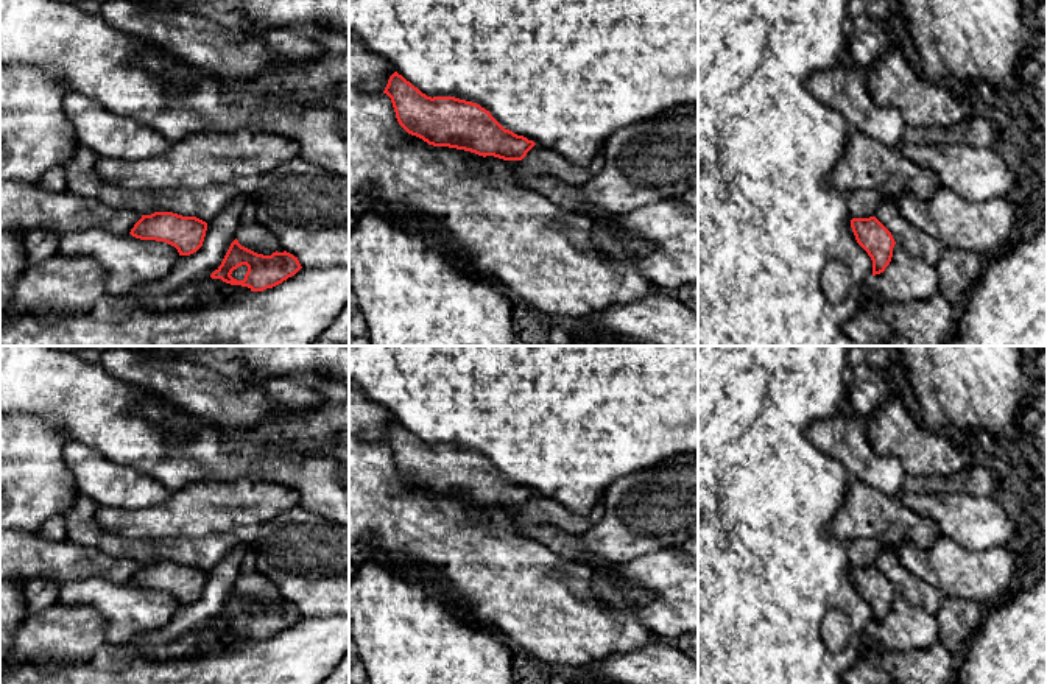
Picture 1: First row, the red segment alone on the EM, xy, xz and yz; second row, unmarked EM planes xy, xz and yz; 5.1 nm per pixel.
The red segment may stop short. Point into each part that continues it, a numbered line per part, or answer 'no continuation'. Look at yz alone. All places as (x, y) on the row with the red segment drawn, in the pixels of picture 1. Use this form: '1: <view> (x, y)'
no continuation

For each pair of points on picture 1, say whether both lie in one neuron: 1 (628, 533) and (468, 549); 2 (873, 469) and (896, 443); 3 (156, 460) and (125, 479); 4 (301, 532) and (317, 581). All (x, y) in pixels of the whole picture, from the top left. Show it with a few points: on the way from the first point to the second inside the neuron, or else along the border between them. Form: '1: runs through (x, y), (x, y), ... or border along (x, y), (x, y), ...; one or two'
1: border along (521, 535), (542, 542), (571, 561); two
2: border along (865, 424), (871, 449), (893, 455), (907, 474); two
3: border along (105, 455), (151, 475), (169, 491); two
4: runs through (301, 544), (301, 550), (317, 569); one

